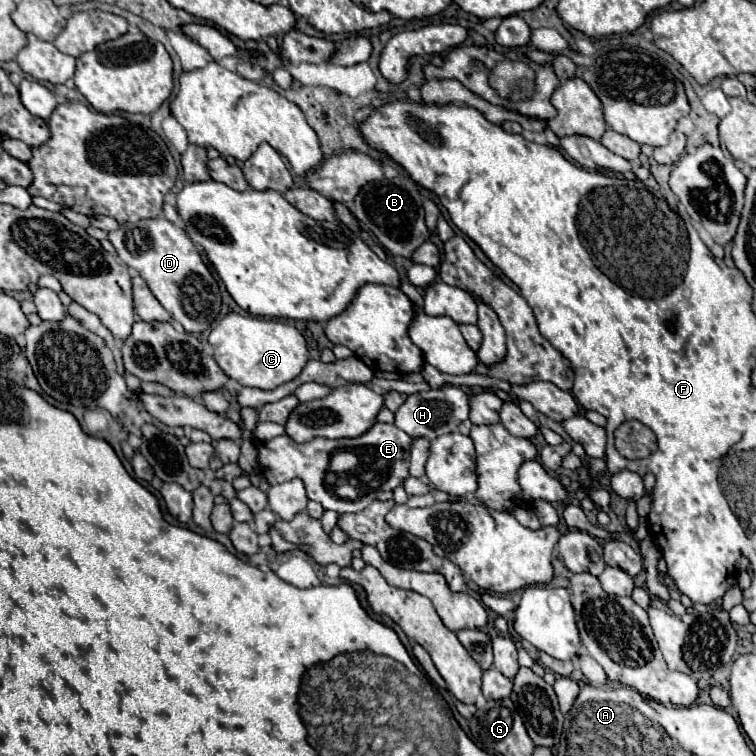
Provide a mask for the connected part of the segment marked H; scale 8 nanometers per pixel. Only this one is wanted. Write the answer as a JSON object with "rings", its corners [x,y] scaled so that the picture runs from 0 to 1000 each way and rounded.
{"rings":[[[589,509],[581,515],[567,515],[557,520],[546,520],[538,525],[538,530],[522,544],[522,565],[533,567],[546,581],[567,581],[573,583],[581,575],[602,573],[607,560],[620,552],[620,525],[612,520],[612,515]]]}

